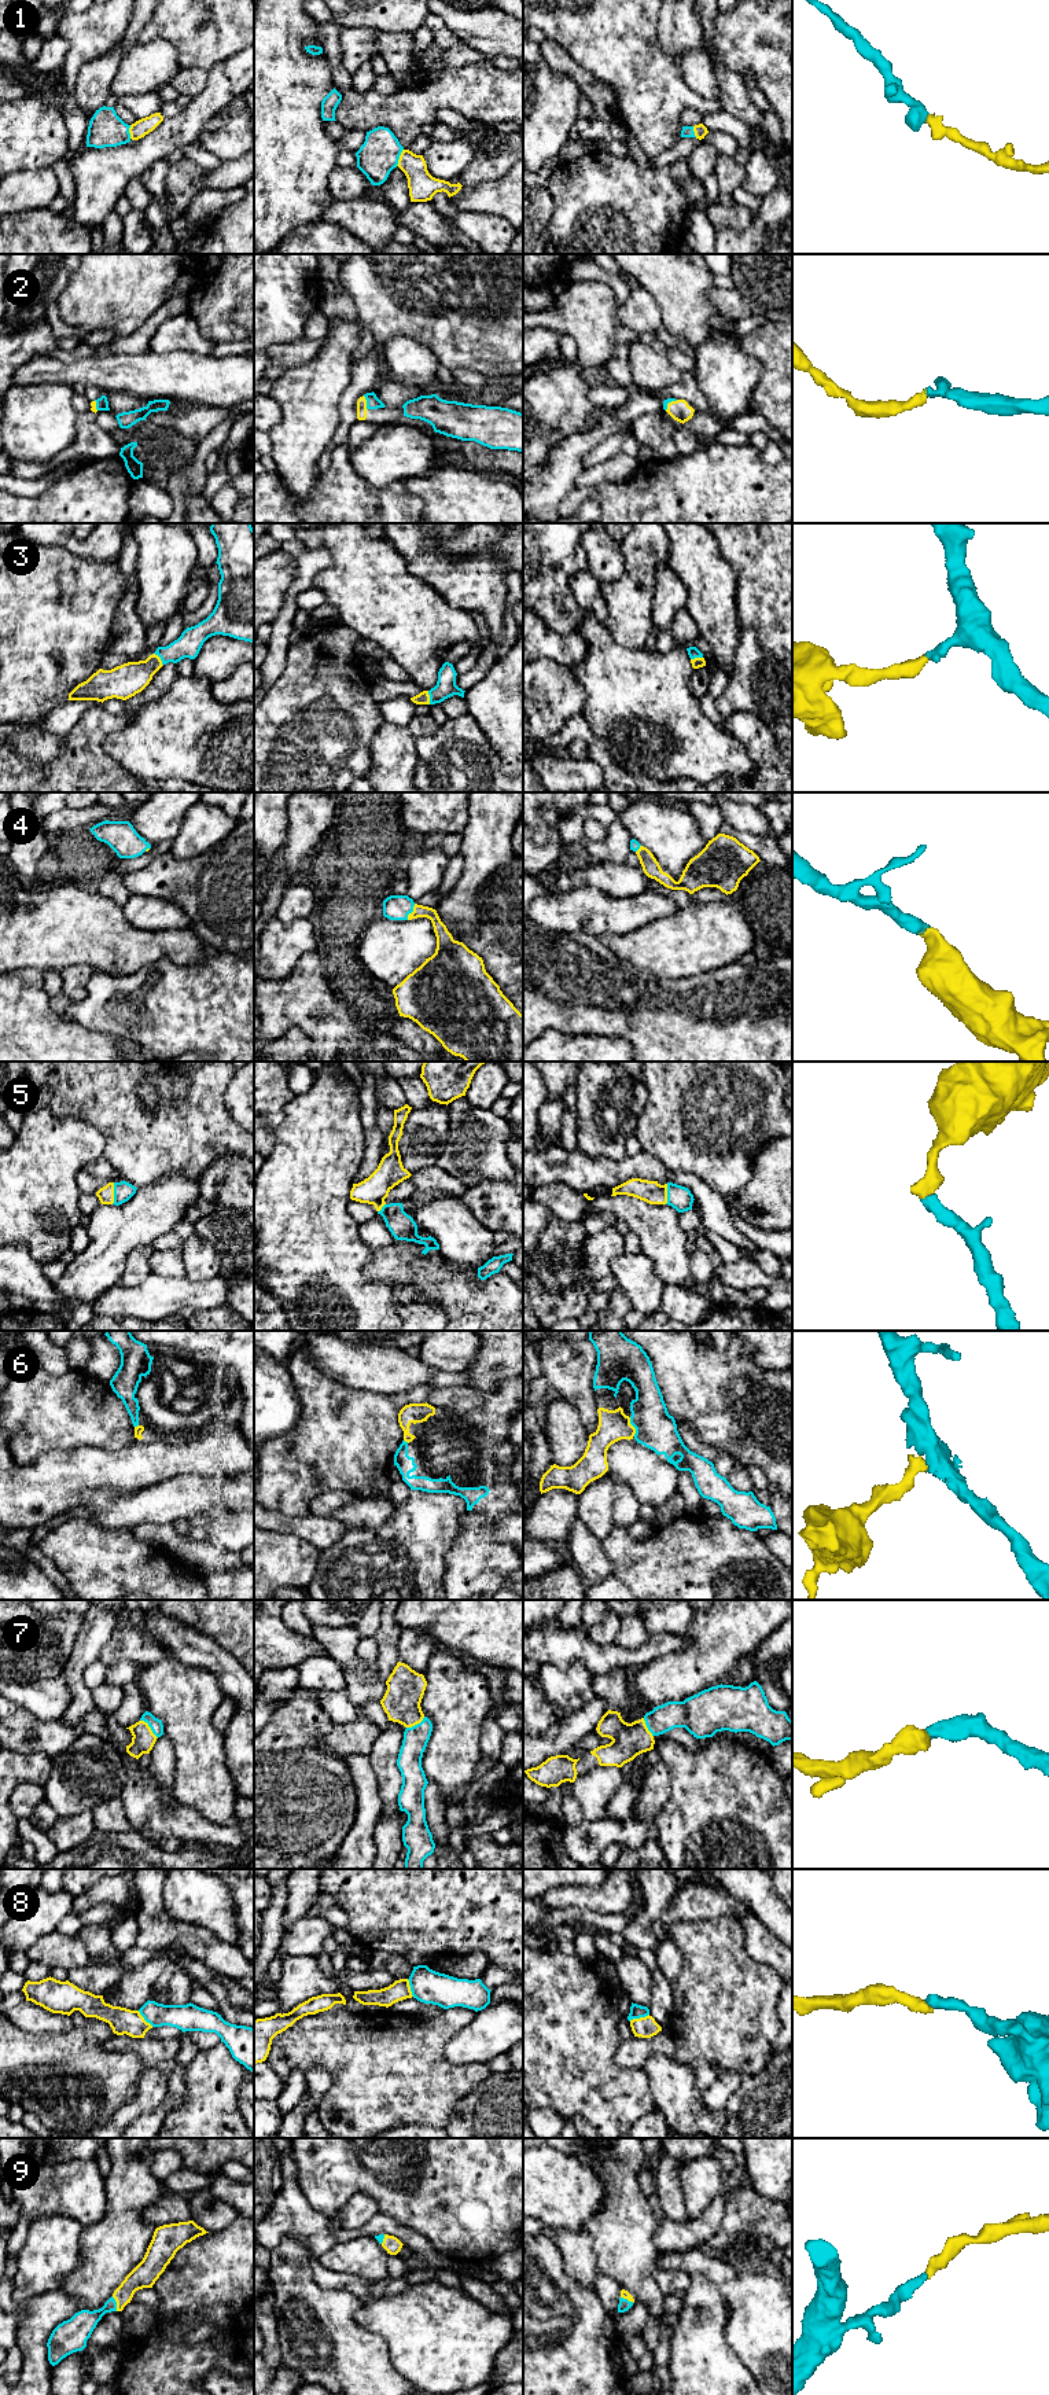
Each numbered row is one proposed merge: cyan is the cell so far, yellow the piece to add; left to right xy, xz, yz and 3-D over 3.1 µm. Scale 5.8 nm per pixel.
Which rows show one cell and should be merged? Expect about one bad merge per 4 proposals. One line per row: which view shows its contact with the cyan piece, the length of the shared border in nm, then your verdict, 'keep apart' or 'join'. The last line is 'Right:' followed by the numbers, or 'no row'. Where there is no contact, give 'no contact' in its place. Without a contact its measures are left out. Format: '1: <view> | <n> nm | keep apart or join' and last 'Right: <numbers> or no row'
1: xz | 110 nm | join
2: xz | 90 nm | join
3: xy | 90 nm | join
4: xz | 110 nm | join
5: xy | 130 nm | join
6: yz | 120 nm | join
7: xy | 150 nm | join
8: yz | 130 nm | keep apart
9: xy | 90 nm | join
Right: 1, 2, 3, 4, 5, 6, 7, 9

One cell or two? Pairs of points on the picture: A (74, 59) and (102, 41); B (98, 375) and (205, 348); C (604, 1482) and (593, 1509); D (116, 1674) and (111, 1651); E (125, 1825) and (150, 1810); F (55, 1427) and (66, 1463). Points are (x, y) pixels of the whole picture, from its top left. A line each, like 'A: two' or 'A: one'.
A: one
B: two
C: one
D: two
E: two
F: two

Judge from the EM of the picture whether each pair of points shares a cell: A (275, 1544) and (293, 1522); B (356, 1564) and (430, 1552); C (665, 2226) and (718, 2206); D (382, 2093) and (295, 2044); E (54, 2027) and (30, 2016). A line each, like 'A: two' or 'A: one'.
A: two
B: one
C: one
D: one
E: one

